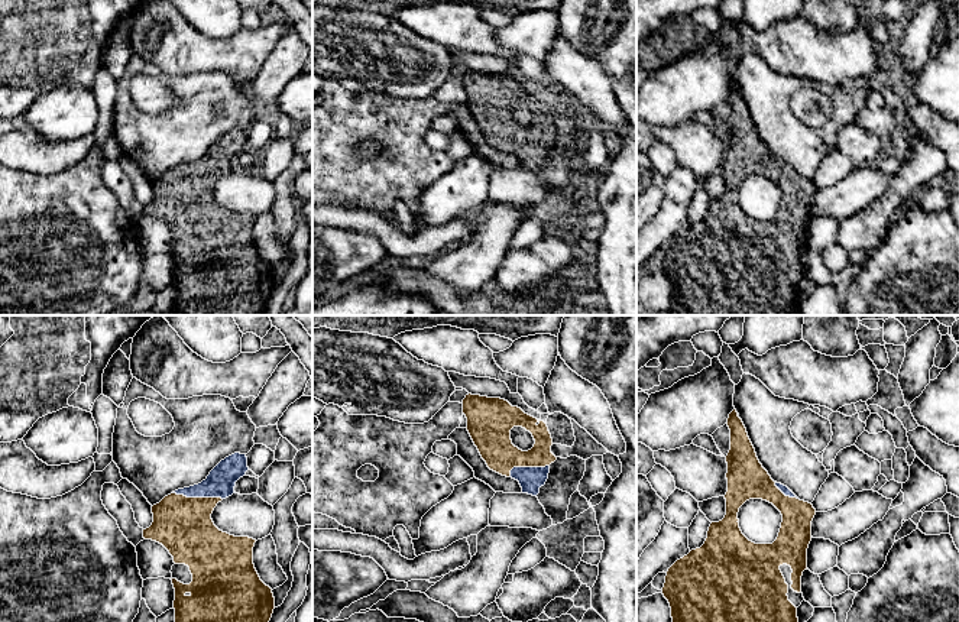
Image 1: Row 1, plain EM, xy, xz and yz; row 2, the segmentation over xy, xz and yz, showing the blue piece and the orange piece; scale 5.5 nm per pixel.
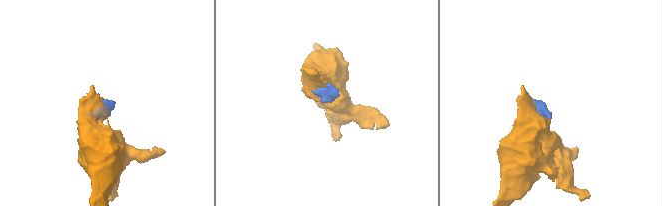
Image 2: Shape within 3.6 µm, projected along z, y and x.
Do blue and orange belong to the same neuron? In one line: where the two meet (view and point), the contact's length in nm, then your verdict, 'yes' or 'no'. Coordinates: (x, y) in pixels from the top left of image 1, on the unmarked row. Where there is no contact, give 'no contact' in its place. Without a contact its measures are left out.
contact xy (197, 172); length 280 nm; yes

